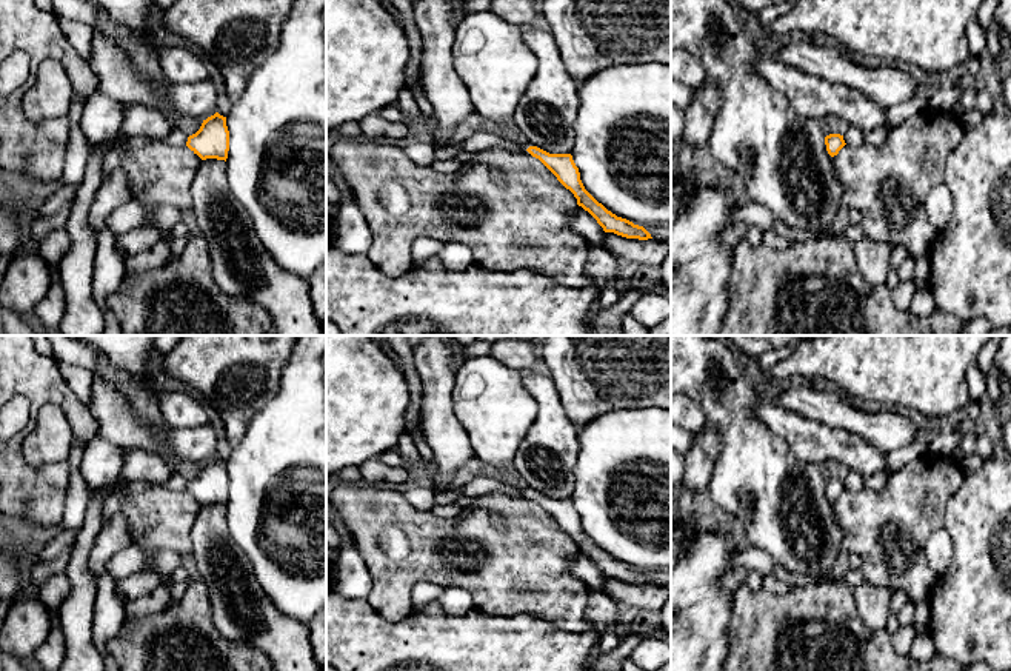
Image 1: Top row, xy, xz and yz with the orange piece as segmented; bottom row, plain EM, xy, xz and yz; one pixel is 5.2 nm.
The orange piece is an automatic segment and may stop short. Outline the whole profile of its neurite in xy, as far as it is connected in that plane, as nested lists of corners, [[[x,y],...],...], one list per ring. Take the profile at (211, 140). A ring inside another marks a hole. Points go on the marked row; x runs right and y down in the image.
[[[215,112],[203,120],[200,129],[188,137],[186,146],[202,160],[217,159],[226,162],[229,151],[226,117]]]

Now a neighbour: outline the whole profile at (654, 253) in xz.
[[[606,232],[603,248],[612,252],[620,262],[660,266],[671,254],[671,245],[662,240],[626,239],[614,232]]]

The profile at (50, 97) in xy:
[[[55,58],[40,63],[32,86],[25,92],[23,112],[29,120],[48,120],[68,115],[72,82],[65,66]]]

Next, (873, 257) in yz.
[[[868,237],[854,243],[856,265],[860,275],[873,286],[885,286],[891,269],[893,248]]]

